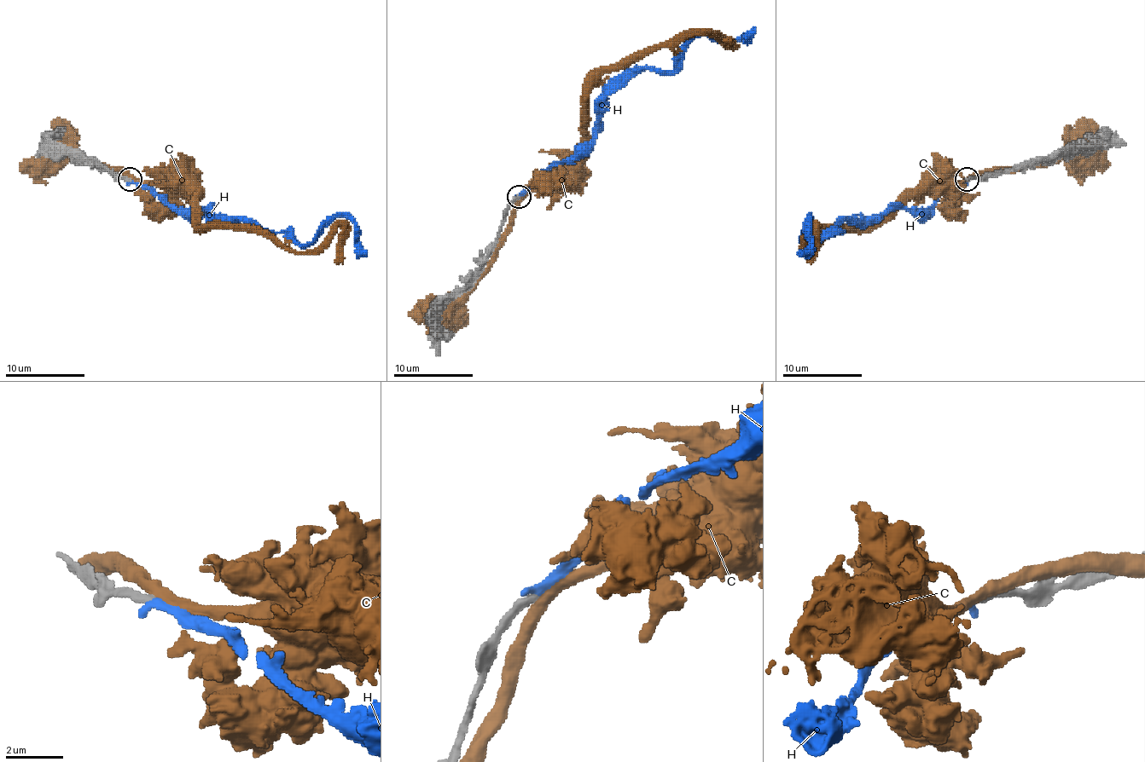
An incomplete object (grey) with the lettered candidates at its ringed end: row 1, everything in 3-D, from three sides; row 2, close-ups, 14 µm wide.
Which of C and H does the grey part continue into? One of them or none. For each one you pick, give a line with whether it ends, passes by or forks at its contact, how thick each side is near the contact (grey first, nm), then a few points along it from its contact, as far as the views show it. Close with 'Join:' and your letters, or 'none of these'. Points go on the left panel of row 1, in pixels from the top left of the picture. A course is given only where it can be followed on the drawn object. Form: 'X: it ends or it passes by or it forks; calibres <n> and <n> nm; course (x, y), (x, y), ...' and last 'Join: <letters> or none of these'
H: it ends; calibres 280 and 300 nm; course (130, 179), (182, 208), (247, 220), (306, 244), (336, 216), (346, 216), (366, 254)
Join: H

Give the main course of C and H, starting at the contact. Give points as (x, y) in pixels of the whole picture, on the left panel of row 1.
C: (130, 179), (176, 182), (192, 196), (200, 226), (249, 226), (297, 251), (315, 251), (336, 232), (342, 263)
H: (130, 179), (182, 208), (247, 220), (306, 244), (336, 216), (346, 216), (366, 254)

